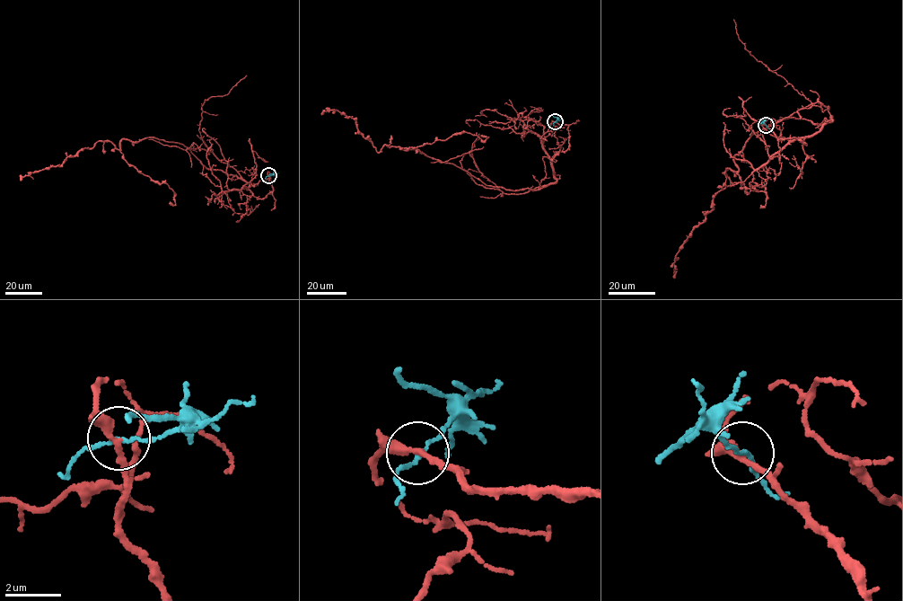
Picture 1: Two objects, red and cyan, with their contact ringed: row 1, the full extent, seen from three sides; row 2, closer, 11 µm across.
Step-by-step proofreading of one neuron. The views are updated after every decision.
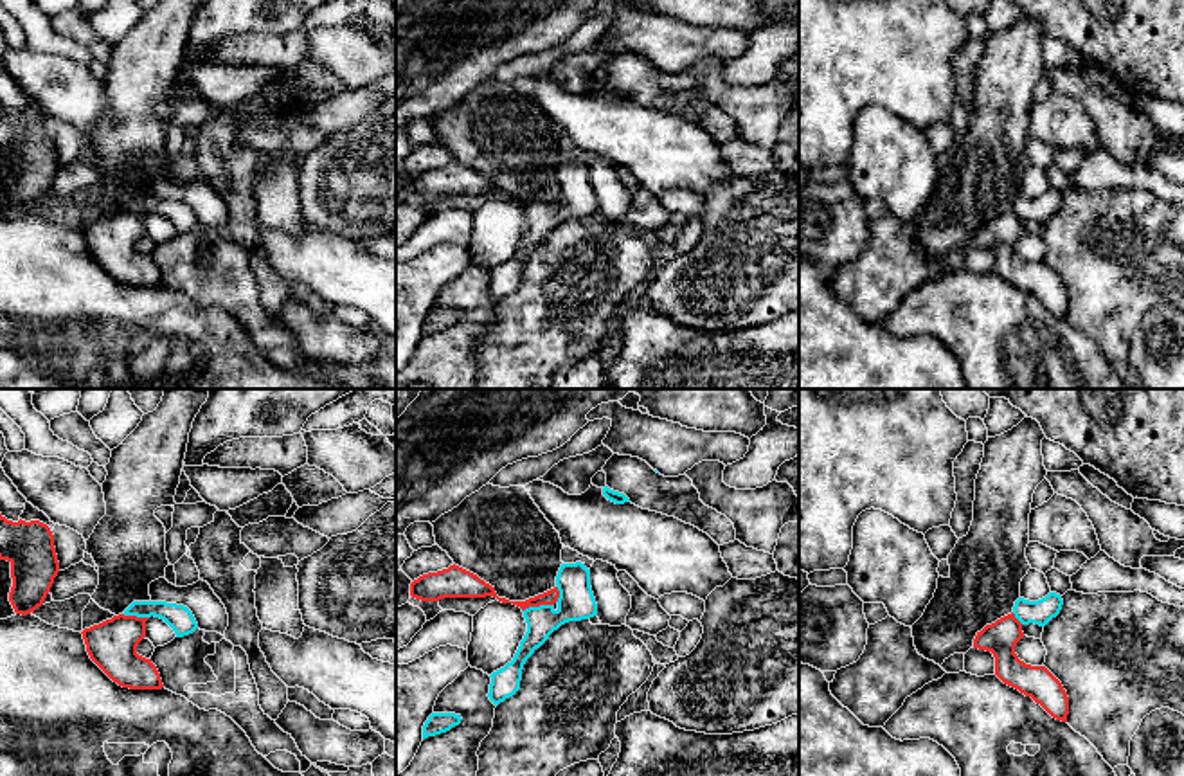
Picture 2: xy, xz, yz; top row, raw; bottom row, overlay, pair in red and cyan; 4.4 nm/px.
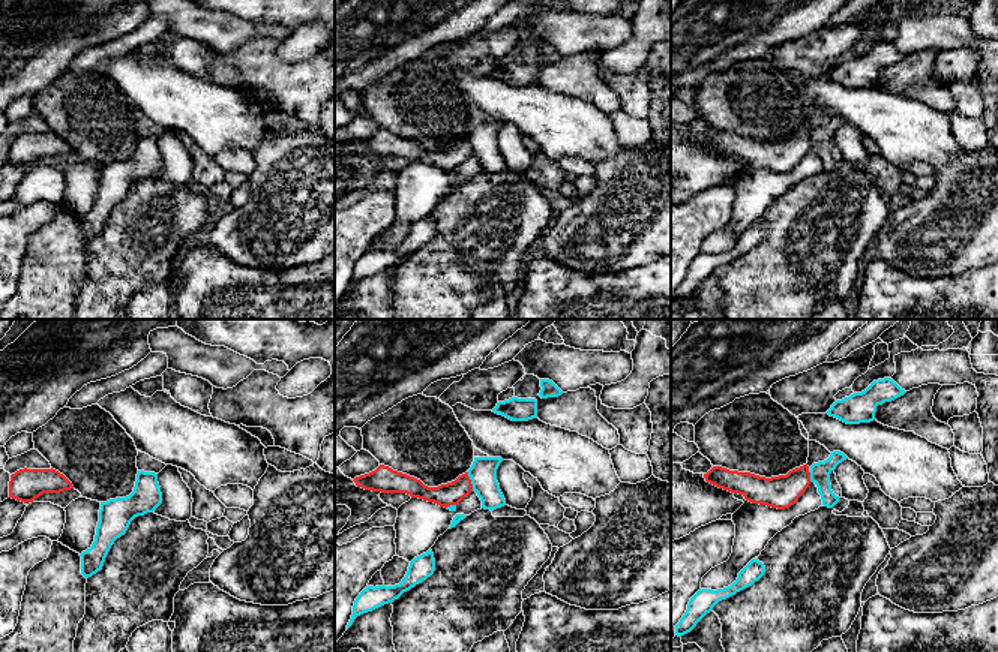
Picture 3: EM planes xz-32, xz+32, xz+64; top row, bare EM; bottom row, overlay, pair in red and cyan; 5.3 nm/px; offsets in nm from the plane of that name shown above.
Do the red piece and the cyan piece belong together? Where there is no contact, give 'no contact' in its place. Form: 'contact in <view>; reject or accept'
contact in xz; reject

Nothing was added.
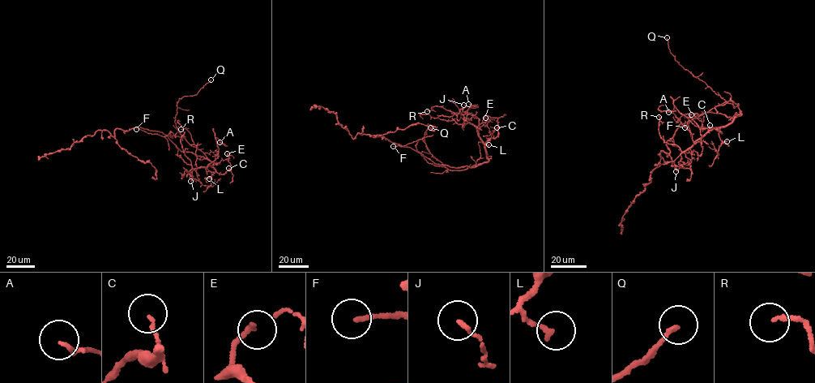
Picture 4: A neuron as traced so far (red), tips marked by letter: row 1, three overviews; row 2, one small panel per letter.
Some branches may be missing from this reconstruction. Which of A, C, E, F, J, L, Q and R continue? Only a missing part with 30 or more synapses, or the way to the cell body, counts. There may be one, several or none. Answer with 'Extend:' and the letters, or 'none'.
Extend: F

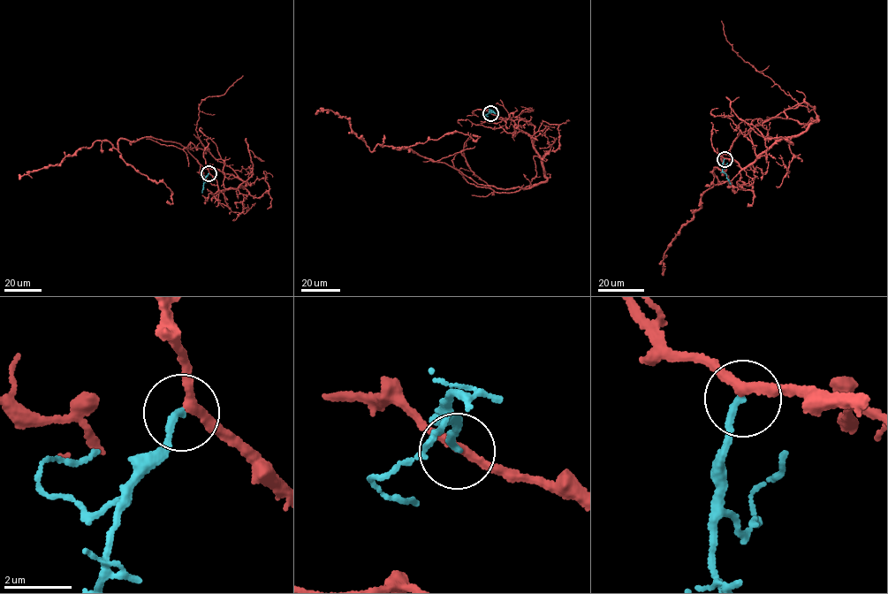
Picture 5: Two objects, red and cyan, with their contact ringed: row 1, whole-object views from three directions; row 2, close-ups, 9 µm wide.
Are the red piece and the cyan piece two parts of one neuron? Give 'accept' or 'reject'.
accept

